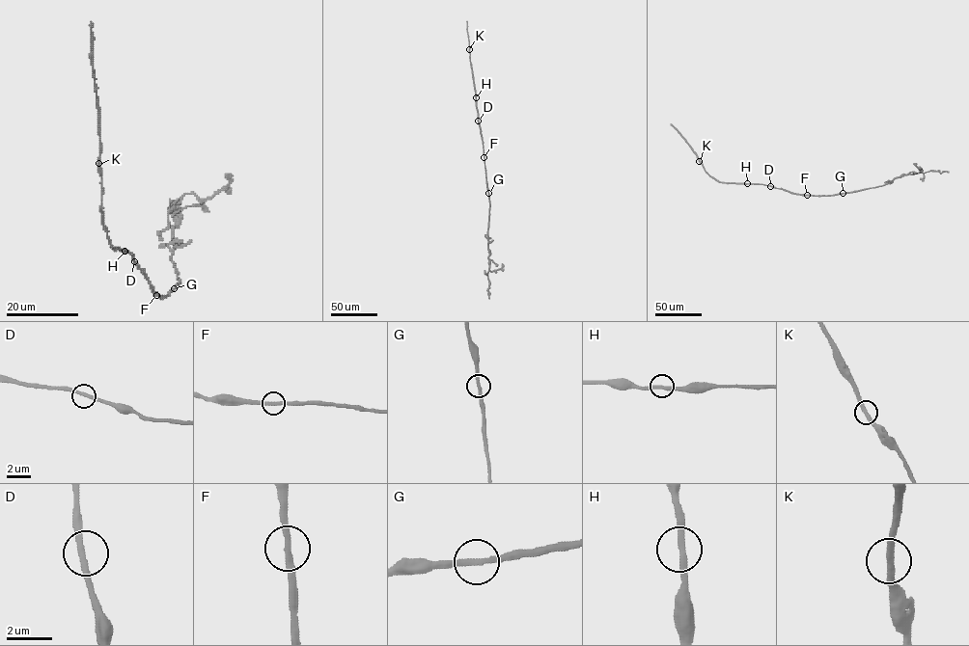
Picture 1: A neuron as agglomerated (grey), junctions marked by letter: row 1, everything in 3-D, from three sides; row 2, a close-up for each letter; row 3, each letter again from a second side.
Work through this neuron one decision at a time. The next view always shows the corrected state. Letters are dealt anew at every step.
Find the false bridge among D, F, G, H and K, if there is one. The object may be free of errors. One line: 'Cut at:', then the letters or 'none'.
Cut at: none

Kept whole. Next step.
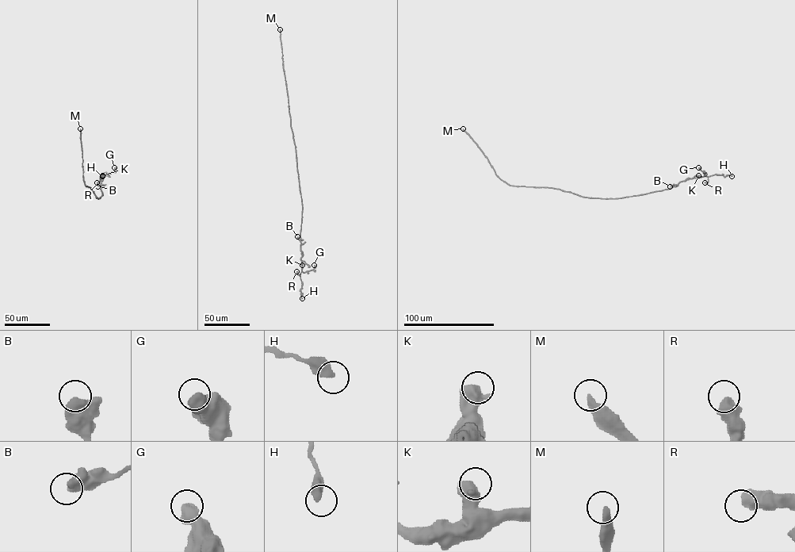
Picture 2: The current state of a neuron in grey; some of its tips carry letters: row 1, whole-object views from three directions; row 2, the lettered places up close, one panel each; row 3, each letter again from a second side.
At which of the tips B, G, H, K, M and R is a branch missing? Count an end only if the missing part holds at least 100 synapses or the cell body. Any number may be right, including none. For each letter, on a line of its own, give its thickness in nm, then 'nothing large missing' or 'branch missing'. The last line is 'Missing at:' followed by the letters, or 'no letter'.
B: 600 nm | nothing large missing
G: 650 nm | nothing large missing
H: 500 nm | nothing large missing
K: 750 nm | nothing large missing
M: 380 nm | branch missing
R: 600 nm | nothing large missing
Missing at: M

